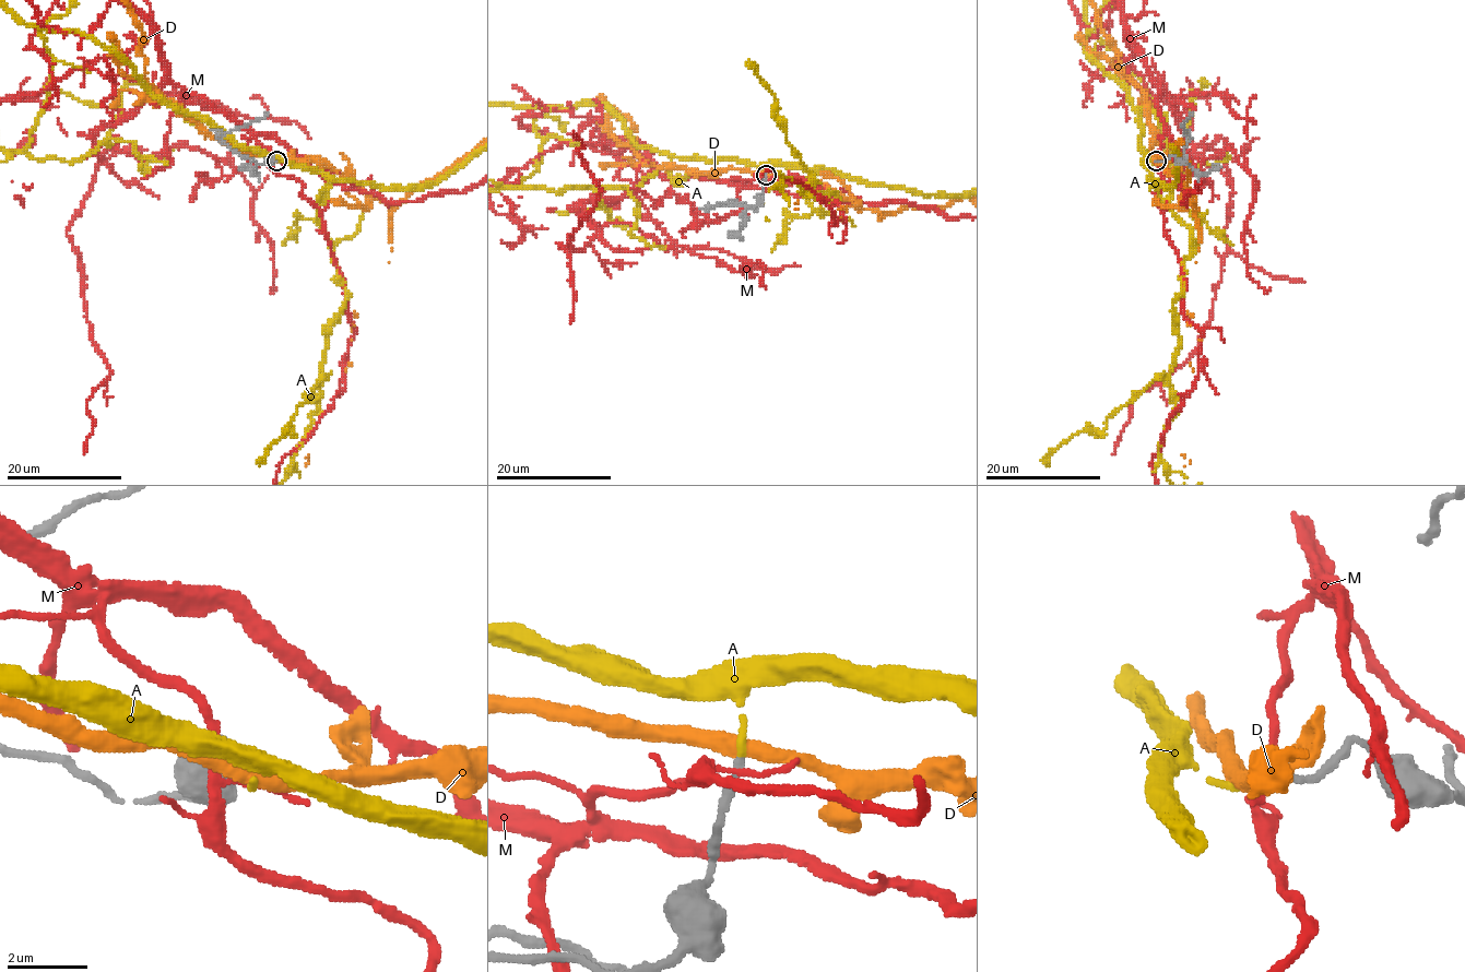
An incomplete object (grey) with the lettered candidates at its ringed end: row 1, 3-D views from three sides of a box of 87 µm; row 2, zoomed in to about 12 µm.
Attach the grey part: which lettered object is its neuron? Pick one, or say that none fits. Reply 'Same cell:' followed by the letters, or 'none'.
Same cell: A

